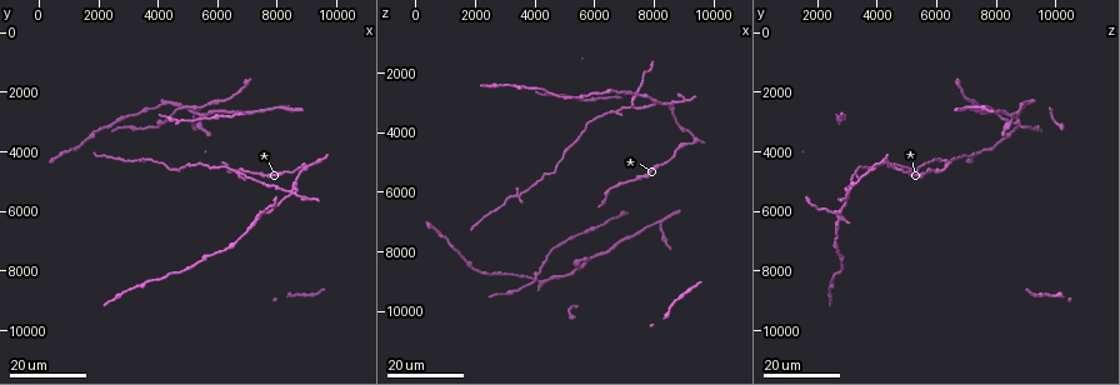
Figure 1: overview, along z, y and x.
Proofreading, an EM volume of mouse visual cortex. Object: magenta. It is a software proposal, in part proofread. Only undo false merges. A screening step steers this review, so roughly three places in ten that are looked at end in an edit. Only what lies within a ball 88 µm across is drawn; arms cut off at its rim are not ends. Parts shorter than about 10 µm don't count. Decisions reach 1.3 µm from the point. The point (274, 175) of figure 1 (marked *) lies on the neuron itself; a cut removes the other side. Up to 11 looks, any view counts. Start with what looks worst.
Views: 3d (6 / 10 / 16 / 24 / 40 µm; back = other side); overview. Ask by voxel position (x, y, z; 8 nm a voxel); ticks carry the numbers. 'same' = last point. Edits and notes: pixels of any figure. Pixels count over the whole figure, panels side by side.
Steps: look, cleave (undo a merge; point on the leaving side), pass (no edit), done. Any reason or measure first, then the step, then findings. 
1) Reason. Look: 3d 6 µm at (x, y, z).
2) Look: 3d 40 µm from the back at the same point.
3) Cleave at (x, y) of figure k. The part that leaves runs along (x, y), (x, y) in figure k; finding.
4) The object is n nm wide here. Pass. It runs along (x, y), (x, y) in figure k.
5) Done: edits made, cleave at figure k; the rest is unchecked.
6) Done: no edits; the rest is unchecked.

Three-way junction. Look: 3d 24 µm at (7300, 6200, 2600).

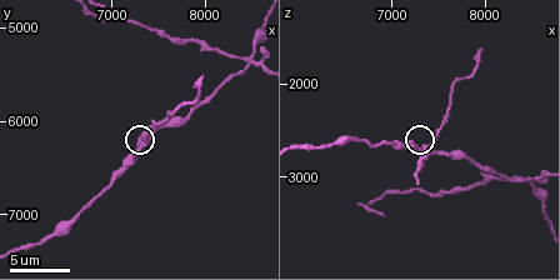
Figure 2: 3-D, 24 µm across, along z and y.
Look: 3d 10 µm at (7400, 6150, 2650).

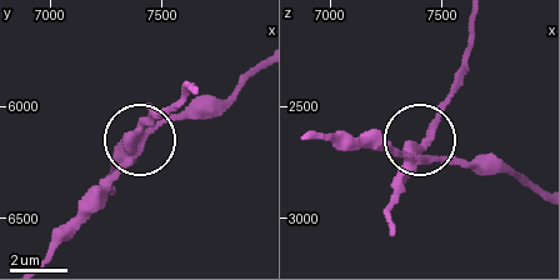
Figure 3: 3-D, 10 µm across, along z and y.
Cleave at (150, 114) of figure 3. The part that leaves runs along (138, 146), (144, 126), (188, 84), (195, 91) in figure 3; a second neuron is stuck on.

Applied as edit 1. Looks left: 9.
Looks like a crossing. Look: 3d 16 µm at (5500, 2900, 8500).

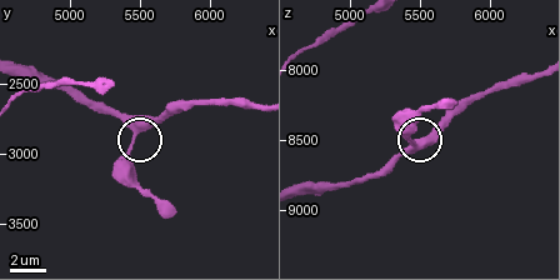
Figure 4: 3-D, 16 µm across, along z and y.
Look: 3d 10 µm at the same point.

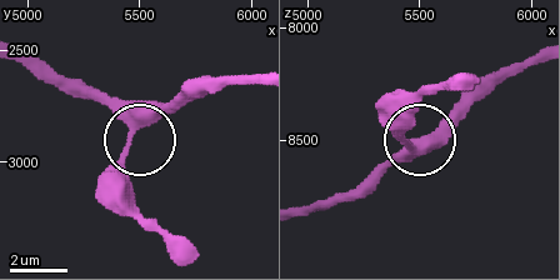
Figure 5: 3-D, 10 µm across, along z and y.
Look: 3d 10 µm from the back at (5500, 2830, 8540).

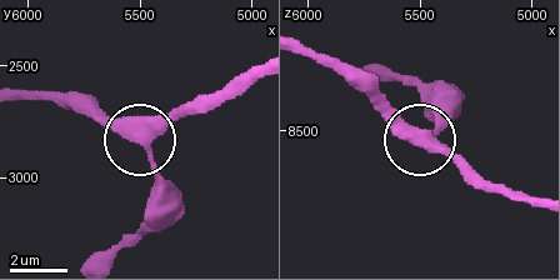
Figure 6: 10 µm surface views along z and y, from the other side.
4 arms meet here. Pass. It runs along (254, 68), (146, 133), (149, 161), (173, 188) in figure 6; one neuron here.

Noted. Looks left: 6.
Branch point. Look: 3d 16 µm at (4100, 3000, 8800).

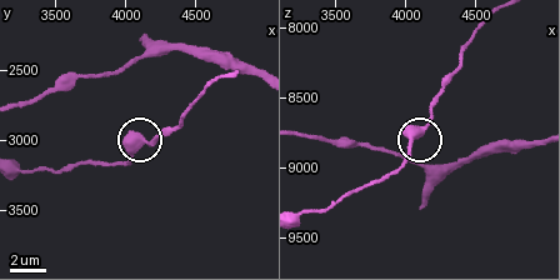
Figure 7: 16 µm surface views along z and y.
Look: 3d 10 µm at (4120, 3040, 8760).

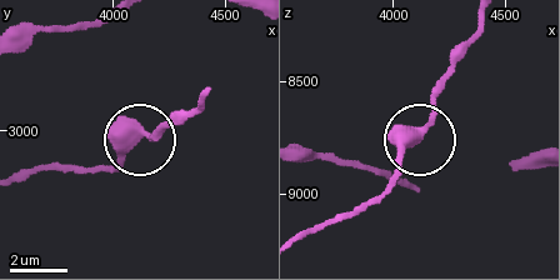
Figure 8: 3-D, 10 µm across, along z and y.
Pass. All the same neuron.

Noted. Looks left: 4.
Calibre changes. Look: 3d 16 µm at (5600, 7600, 2900).

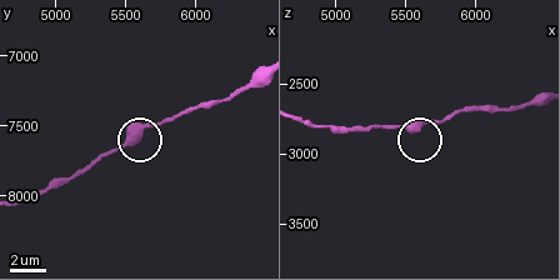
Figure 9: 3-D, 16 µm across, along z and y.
Zoom in. Look: 3d 10 µm at (5480, 7640, 2800).

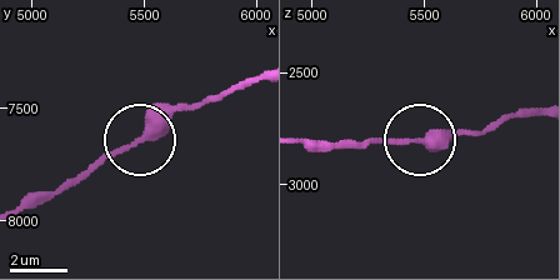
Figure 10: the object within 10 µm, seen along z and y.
Pass. It runs along (539, 110), (475, 131), (355, 146) in figure 10; one neuron here.

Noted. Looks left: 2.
Sudden change in width. Look: 3d 24 µm at (8800, 4600, 3700).

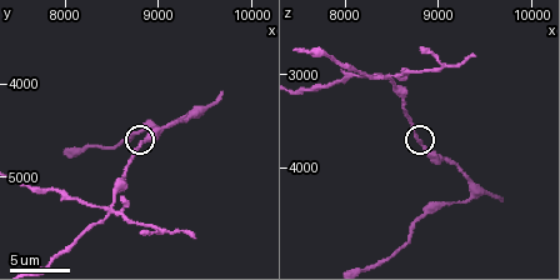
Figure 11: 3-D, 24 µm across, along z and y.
Look: 3d 10 µm at (8850, 4600, 3800).

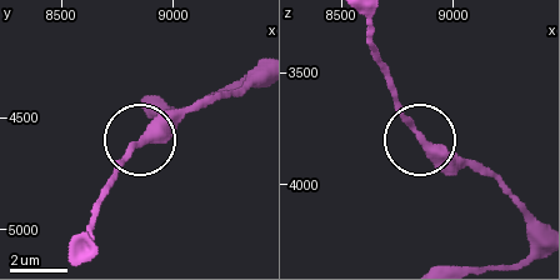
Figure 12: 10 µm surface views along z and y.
The object is 340 nm wide here. Pass. Continuous, no second neuron.

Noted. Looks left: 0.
Done: edits made, cleave at figure 3; the rest is unchecked.

